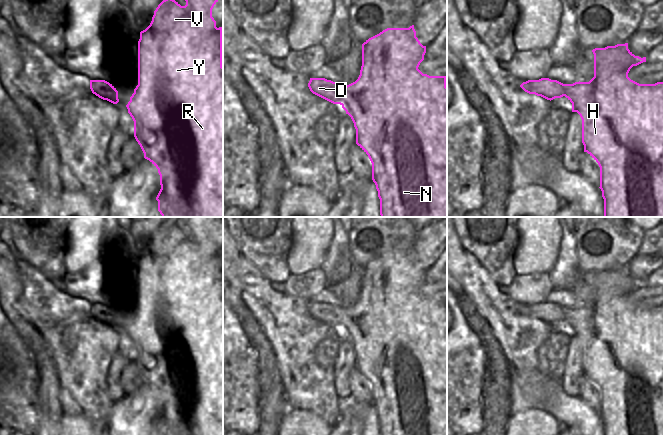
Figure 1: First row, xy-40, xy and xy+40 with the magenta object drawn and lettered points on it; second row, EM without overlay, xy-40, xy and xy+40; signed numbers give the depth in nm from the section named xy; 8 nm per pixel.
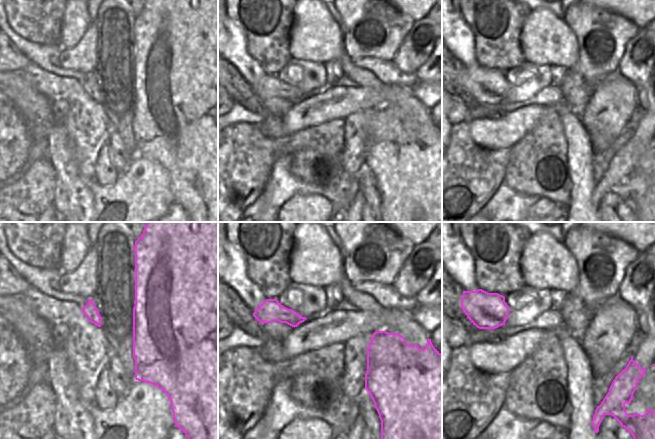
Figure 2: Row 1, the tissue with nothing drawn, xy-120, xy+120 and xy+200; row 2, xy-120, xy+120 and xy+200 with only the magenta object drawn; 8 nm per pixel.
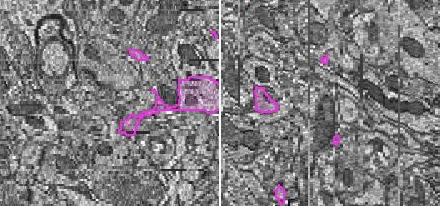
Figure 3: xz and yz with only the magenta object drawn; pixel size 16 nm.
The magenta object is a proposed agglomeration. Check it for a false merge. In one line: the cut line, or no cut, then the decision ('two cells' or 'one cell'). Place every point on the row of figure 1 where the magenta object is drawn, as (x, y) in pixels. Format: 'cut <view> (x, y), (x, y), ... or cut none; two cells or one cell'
cut none; one cell

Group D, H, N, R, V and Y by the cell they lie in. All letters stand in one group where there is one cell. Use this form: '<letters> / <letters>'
D H N R V Y

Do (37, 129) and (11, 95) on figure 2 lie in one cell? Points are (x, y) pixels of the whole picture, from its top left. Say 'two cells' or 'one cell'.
one cell

